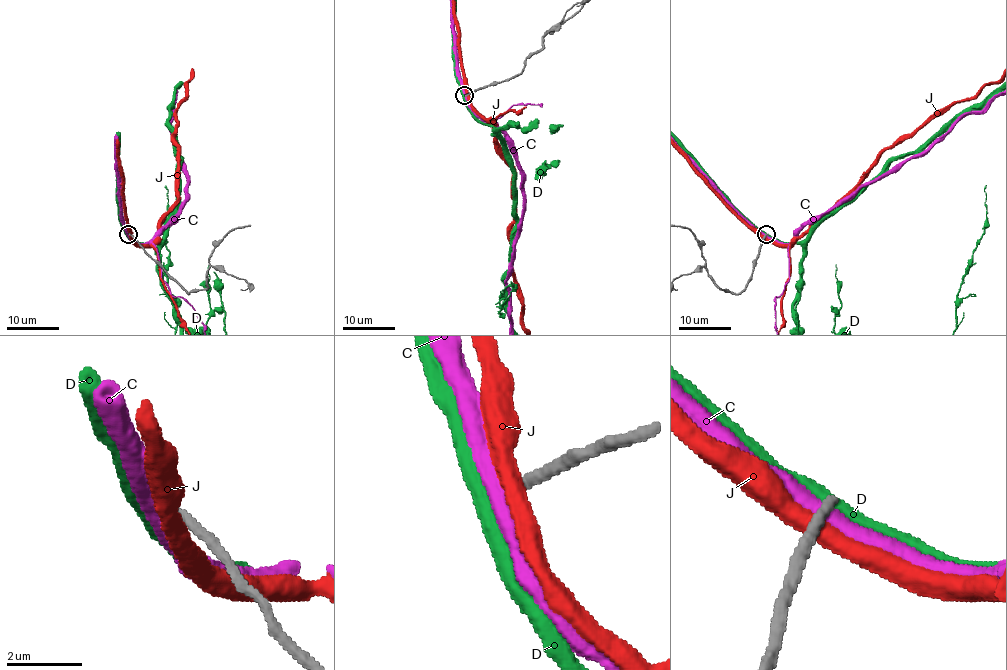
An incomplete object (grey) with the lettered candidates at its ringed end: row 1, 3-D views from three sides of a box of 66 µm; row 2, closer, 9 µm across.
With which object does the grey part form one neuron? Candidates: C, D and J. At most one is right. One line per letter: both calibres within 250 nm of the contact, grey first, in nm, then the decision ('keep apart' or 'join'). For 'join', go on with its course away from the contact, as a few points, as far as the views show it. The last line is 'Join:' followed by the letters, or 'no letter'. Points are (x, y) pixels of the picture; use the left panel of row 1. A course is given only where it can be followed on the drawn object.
C: 300/480 nm | keep apart
D: 240/480 nm | keep apart
J: 360/460 nm | keep apart
Join: no letter

